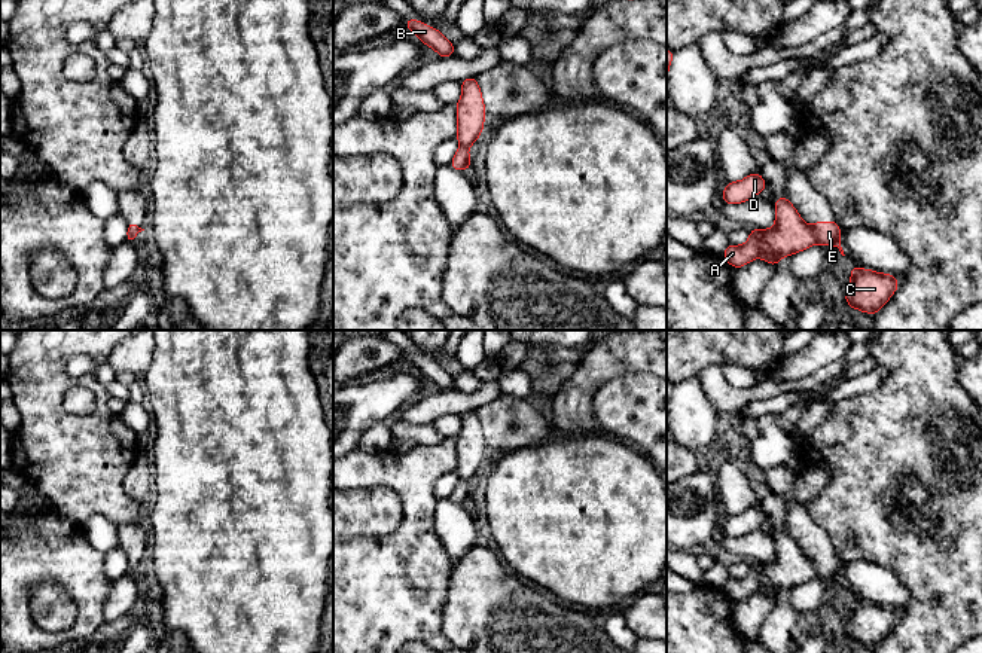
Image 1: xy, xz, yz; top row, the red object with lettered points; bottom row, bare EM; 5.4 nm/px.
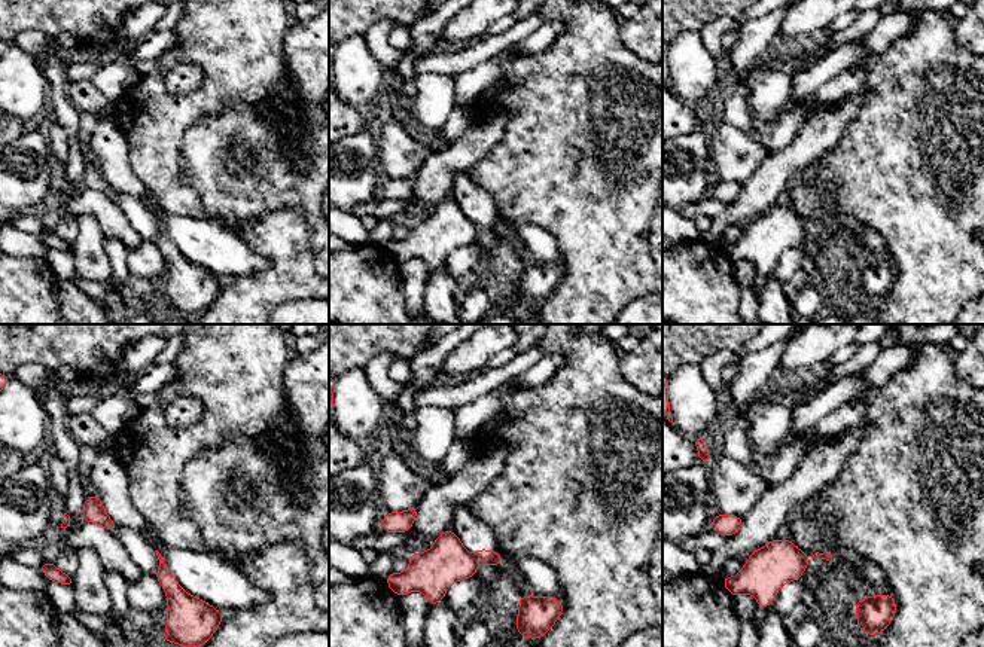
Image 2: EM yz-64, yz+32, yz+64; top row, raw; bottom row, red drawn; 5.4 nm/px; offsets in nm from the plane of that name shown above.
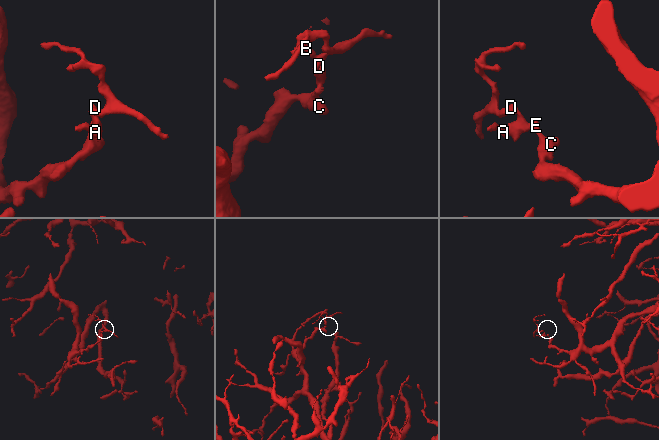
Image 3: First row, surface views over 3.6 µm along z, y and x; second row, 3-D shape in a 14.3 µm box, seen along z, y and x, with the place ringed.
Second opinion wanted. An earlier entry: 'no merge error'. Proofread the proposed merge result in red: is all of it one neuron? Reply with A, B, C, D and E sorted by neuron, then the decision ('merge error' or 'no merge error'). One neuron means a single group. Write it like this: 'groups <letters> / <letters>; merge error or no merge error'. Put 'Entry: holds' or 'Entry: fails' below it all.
groups A B D / C E; merge error
Entry: fails

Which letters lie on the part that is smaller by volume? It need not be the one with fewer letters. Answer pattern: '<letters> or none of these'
A, B, D

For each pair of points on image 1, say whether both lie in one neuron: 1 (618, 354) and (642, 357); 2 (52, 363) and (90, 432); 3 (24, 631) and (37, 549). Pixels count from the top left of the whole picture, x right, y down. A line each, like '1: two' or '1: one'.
1: one
2: one
3: one

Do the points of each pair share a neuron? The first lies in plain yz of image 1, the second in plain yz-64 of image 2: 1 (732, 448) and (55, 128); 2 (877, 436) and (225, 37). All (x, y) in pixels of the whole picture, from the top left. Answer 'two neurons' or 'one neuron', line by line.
1: two neurons
2: one neuron

